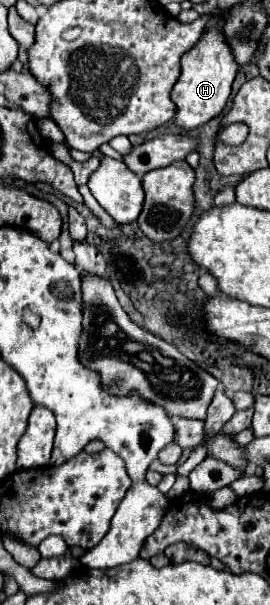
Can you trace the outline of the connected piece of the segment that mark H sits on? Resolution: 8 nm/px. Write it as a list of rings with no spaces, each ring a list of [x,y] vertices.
[[[212,16],[208,20],[208,26],[204,28],[204,34],[198,40],[198,44],[192,46],[180,60],[180,78],[172,90],[172,100],[178,106],[176,124],[180,128],[192,130],[196,126],[206,124],[208,120],[218,116],[228,102],[232,82],[234,82],[234,76],[240,66],[236,64],[234,54],[224,40],[222,26],[224,26],[224,20],[220,16],[216,16],[216,18]]]

